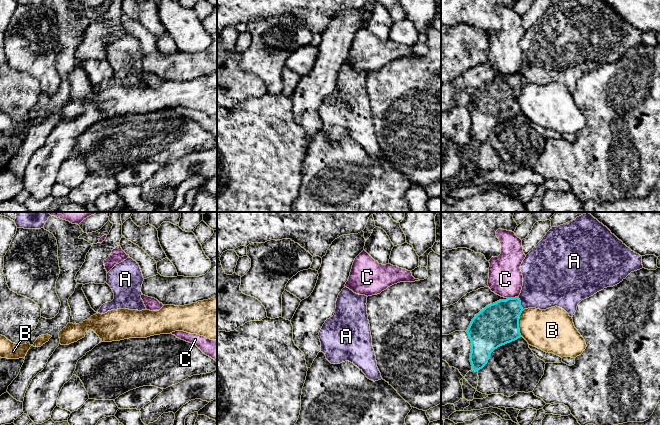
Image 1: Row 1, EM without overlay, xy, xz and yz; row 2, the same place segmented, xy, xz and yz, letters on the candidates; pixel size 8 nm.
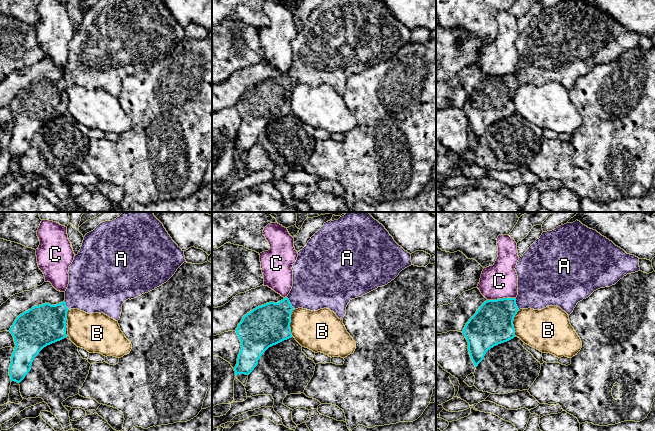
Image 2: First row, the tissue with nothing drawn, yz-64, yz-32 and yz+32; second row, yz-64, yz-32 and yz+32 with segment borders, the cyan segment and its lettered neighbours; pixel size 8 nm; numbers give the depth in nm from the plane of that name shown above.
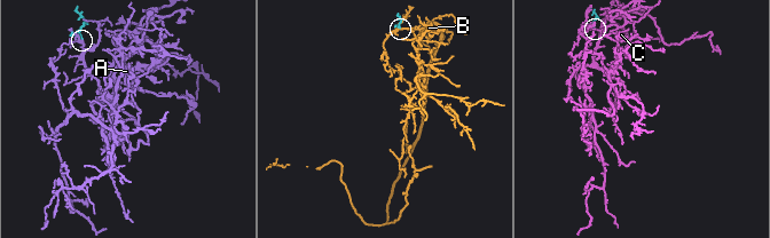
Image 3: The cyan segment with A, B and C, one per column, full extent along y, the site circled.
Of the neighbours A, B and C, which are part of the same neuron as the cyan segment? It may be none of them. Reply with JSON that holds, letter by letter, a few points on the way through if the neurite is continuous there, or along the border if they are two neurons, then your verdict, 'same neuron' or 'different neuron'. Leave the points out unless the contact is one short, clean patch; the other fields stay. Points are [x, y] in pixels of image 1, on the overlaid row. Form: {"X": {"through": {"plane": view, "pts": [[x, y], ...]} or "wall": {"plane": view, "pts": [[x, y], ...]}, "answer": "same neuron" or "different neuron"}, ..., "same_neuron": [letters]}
{"A": {"through": {"plane": "yz", "pts": [[497, 324], [520, 303], [545, 285]]}, "answer": "same neuron"}, "B": {"answer": "different neuron"}, "C": {"answer": "different neuron"}, "same_neuron": ["A"]}

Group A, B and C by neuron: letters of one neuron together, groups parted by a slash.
A / B / C

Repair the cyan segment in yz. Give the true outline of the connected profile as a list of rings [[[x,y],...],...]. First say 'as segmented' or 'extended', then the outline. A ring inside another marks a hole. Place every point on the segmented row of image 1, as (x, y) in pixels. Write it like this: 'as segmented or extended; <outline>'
extended; [[[589,213],[552,227],[520,266],[523,275],[520,295],[490,304],[472,319],[466,330],[471,340],[472,370],[478,372],[487,364],[495,349],[521,337],[519,319],[524,309],[546,310],[557,306],[573,317],[582,300],[619,284],[631,272],[642,268],[642,256],[627,247]]]

